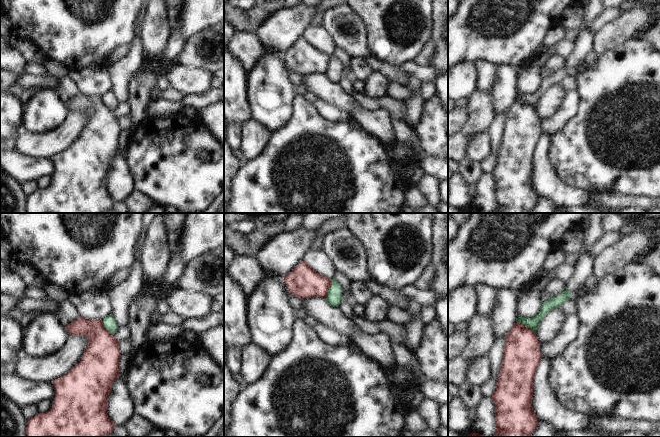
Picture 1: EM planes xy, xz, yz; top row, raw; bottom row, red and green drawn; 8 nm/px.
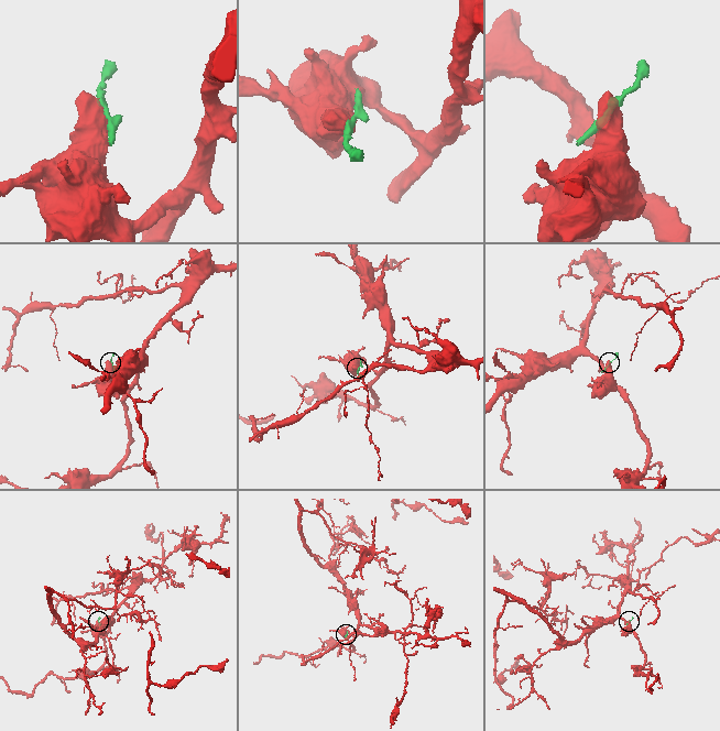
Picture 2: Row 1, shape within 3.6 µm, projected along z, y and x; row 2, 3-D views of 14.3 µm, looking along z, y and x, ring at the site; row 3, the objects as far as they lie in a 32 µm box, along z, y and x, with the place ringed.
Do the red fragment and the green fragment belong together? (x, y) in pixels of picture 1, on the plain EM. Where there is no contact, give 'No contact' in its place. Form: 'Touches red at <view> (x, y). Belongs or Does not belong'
Touches red at yz (525, 103). Does not belong.

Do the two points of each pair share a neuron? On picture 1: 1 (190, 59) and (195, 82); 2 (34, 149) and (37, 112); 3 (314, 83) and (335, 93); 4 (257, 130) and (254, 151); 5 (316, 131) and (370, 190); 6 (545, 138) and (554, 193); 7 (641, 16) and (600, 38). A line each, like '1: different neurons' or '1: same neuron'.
1: different neurons
2: different neurons
3: same neuron
4: same neuron
5: same neuron
6: same neuron
7: same neuron

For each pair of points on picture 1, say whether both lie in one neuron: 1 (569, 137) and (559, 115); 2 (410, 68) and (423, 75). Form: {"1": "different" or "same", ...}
{"1": "different", "2": "same"}

